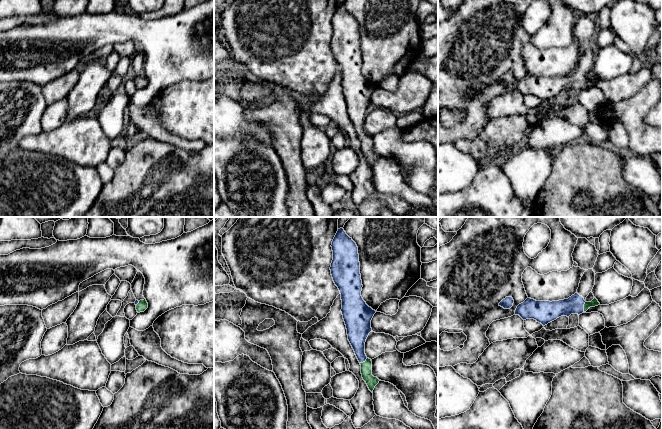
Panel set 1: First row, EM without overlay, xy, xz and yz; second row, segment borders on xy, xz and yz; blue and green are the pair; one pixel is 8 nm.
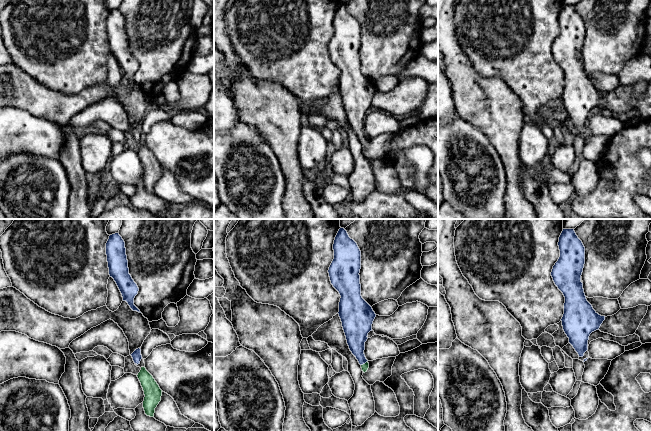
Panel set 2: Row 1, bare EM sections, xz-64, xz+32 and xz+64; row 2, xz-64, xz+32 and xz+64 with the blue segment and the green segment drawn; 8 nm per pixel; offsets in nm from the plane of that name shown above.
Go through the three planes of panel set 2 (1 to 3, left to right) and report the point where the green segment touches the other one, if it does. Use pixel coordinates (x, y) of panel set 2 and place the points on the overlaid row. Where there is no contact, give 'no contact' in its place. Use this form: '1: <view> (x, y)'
1: no contact
2: xz+32 (364, 363)
3: no contact

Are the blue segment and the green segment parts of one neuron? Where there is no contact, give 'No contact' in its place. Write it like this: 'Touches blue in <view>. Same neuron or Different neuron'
Touches blue in yz. Same neuron

